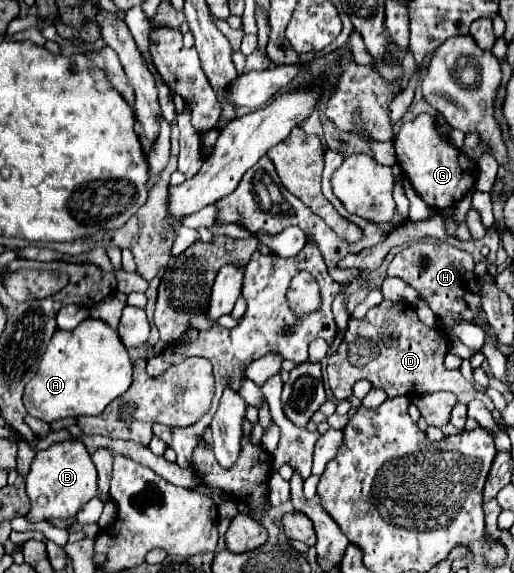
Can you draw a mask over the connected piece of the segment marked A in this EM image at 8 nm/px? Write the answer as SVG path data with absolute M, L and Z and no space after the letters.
M87 318L73 330L57 330L57 334L53 334L39 372L25 388L23 402L31 416L45 422L71 416L95 416L101 414L109 402L129 390L131 380L133 362L119 332L103 320Z

